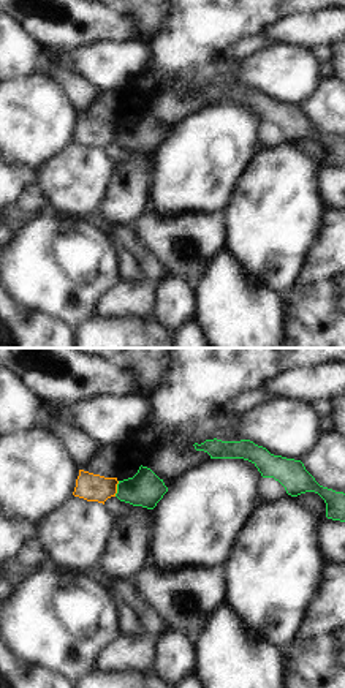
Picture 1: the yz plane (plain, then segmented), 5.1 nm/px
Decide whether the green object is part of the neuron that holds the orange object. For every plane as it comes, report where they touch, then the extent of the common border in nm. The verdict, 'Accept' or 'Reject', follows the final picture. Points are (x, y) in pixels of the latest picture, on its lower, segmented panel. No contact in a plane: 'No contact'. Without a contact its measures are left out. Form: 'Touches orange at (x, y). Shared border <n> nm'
Touches orange at (116, 489). Shared border 80 nm.

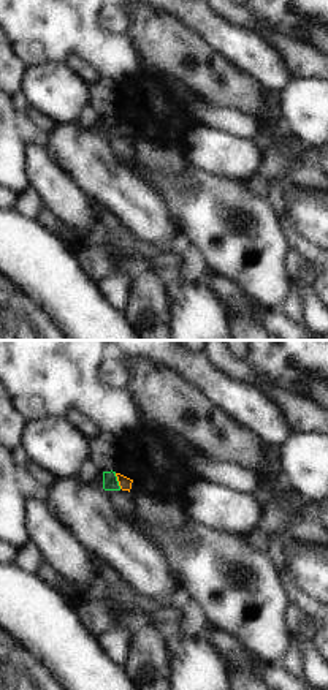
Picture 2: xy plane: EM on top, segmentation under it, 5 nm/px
Touches orange at (118, 480). Shared border 90 nm.

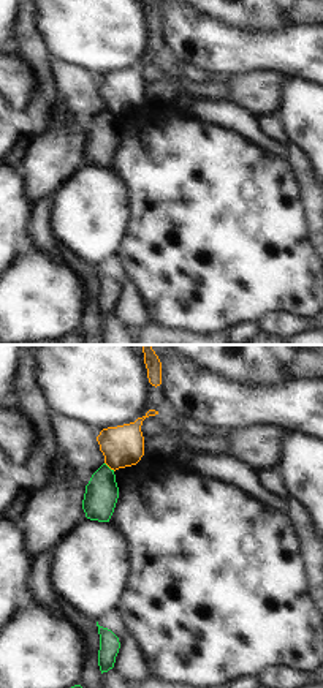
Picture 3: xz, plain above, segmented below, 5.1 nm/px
Touches orange at (110, 467). Shared border 70 nm.

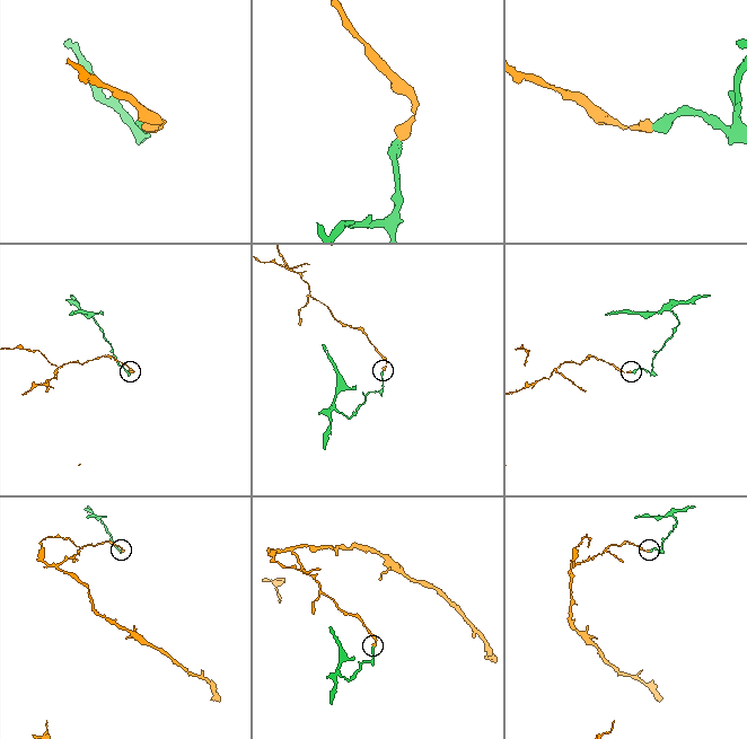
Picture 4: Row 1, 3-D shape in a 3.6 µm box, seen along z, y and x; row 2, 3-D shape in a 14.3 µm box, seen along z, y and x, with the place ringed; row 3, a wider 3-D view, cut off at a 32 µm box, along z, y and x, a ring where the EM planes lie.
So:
Reject.

